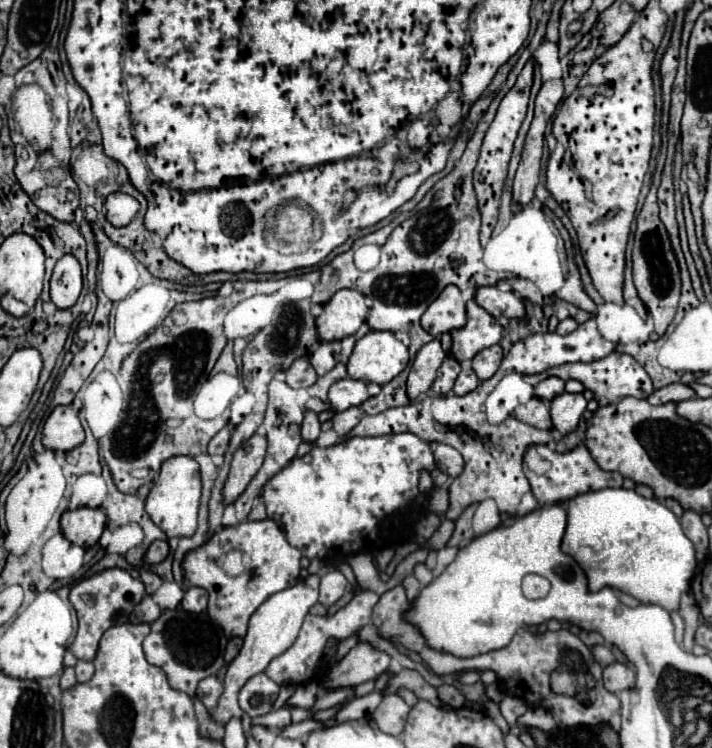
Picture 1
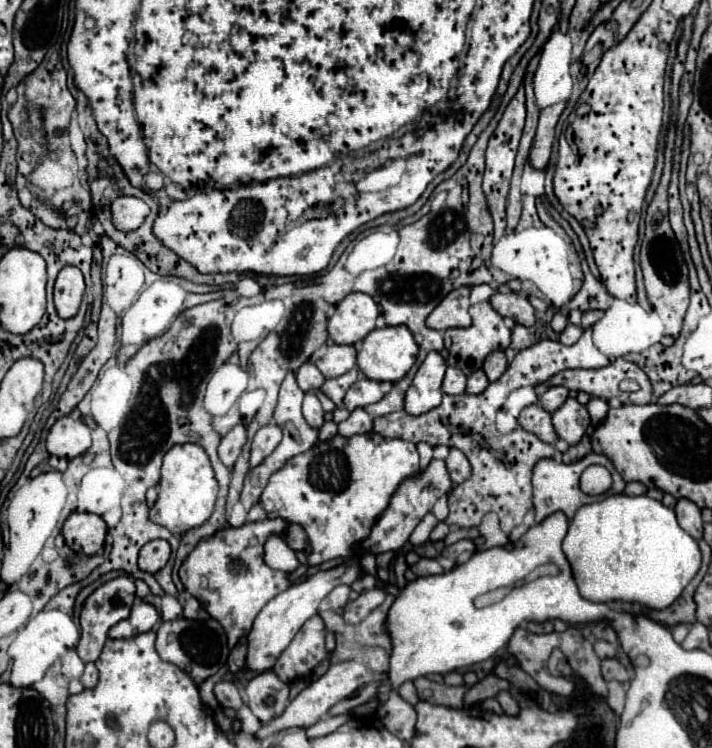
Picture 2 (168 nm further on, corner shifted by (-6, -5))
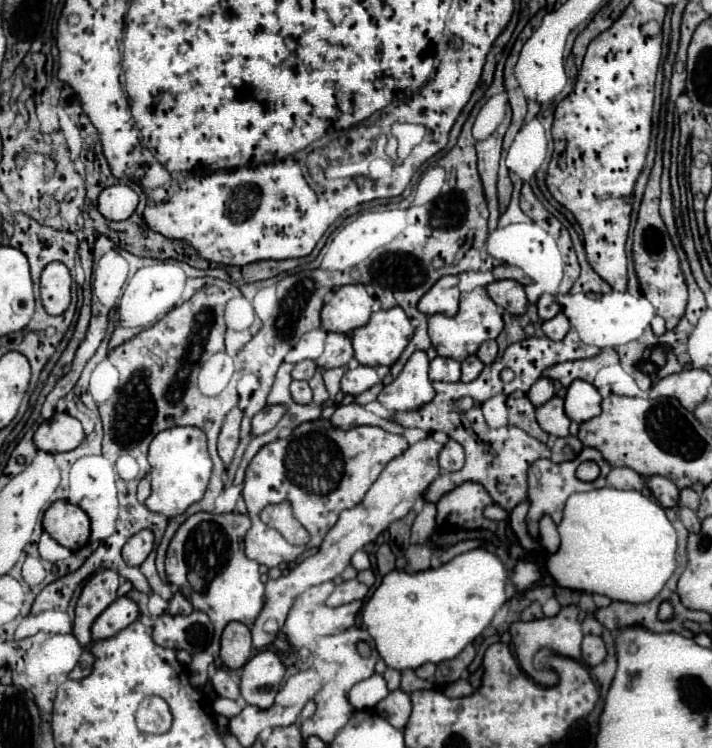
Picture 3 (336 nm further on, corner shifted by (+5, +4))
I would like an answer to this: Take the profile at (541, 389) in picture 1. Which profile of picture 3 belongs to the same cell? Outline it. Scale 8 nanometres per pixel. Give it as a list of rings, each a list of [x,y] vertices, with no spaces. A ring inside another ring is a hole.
[[[538,378],[532,388],[528,390],[528,398],[534,406],[542,406],[544,402],[548,402],[554,396],[554,384],[550,378]]]

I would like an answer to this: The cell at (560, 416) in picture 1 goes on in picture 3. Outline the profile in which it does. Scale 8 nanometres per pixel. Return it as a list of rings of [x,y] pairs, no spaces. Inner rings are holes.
[[[554,396],[540,408],[536,408],[536,420],[540,428],[552,436],[568,436],[570,418],[564,412],[564,400],[560,396]]]

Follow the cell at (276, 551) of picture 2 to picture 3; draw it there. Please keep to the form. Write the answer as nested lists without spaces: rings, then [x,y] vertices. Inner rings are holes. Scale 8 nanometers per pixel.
[[[324,418],[304,422],[302,426],[294,428],[288,438],[278,438],[266,444],[252,458],[242,490],[248,516],[252,518],[252,528],[246,534],[246,556],[272,568],[276,566],[276,552],[280,554],[280,550],[290,552],[300,548],[288,544],[280,532],[266,528],[266,524],[256,518],[264,506],[280,502],[290,502],[294,518],[308,530],[310,542],[304,548],[308,550],[320,546],[326,532],[336,524],[338,514],[360,504],[384,466],[392,458],[400,456],[406,448],[408,442],[404,436],[390,434],[378,426],[356,426],[350,430],[340,430],[330,426],[330,422]]]

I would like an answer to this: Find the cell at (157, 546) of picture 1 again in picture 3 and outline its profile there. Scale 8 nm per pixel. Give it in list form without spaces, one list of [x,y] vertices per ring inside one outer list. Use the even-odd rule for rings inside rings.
[[[140,530],[136,536],[132,536],[126,542],[126,546],[122,550],[122,556],[124,556],[128,566],[140,566],[148,558],[152,548],[154,548],[154,534],[152,534],[152,530]]]

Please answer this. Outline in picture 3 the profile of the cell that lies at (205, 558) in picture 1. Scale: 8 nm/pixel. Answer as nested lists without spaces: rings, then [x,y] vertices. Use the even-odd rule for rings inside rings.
[[[198,512],[192,514],[174,534],[168,554],[166,554],[166,576],[168,582],[174,584],[196,610],[202,610],[210,616],[214,624],[214,636],[218,638],[224,630],[224,626],[232,620],[242,622],[246,626],[252,626],[256,616],[262,610],[264,604],[264,584],[260,582],[260,564],[254,560],[248,560],[244,554],[244,536],[250,528],[250,518],[246,514],[210,514],[210,512]]]

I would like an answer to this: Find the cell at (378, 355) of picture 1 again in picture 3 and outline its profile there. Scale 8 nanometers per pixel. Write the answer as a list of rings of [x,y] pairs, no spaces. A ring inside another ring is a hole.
[[[396,306],[396,308],[390,308],[390,310],[378,310],[378,312],[374,312],[370,316],[368,324],[356,328],[350,334],[352,346],[354,346],[354,358],[360,364],[372,366],[372,368],[376,368],[376,366],[392,366],[400,358],[402,350],[408,346],[412,334],[414,334],[414,328],[412,328],[410,320],[408,320],[408,316],[404,314],[402,308]]]

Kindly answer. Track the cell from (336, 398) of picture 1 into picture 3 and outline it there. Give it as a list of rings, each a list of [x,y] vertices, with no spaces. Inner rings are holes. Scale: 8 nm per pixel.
[[[358,366],[358,368],[354,368],[354,370],[348,370],[348,372],[342,376],[340,386],[342,386],[342,392],[344,392],[344,394],[358,396],[358,394],[366,392],[368,388],[372,388],[376,382],[378,382],[376,368]]]

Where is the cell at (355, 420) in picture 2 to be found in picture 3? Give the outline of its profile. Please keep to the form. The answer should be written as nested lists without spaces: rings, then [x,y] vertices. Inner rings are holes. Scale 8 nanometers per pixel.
[[[356,402],[346,404],[346,406],[338,406],[336,412],[332,414],[330,422],[336,428],[344,428],[344,430],[354,428],[354,426],[362,426],[362,424],[368,424],[368,426],[380,426],[386,432],[392,432],[392,434],[404,434],[404,428],[400,424],[394,424],[392,420],[380,418],[380,416],[368,412],[364,406],[356,404]]]

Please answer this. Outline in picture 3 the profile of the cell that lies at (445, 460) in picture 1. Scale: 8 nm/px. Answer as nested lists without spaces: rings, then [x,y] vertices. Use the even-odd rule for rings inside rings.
[[[448,440],[440,450],[440,468],[442,472],[456,472],[464,466],[464,450],[458,442]]]

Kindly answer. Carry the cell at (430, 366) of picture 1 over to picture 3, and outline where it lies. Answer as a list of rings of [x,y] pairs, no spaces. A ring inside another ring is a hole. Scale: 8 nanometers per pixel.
[[[414,352],[402,368],[400,376],[378,394],[378,400],[392,414],[416,410],[430,402],[434,398],[434,388],[428,378],[428,364],[430,360],[426,352]]]

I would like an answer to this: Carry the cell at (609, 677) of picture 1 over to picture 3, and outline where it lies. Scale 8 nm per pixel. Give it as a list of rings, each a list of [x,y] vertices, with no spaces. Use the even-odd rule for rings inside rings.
[[[584,636],[584,642],[582,642],[582,662],[590,668],[598,666],[600,662],[604,662],[606,658],[606,646],[602,642],[600,636]]]

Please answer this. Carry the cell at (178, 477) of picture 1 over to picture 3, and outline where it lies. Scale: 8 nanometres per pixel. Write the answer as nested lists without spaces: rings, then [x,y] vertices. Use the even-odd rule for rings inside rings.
[[[182,426],[158,432],[150,444],[148,462],[152,466],[150,470],[152,494],[146,500],[150,512],[172,518],[186,512],[192,504],[202,500],[212,472],[212,460],[206,450],[206,436],[200,428]]]

